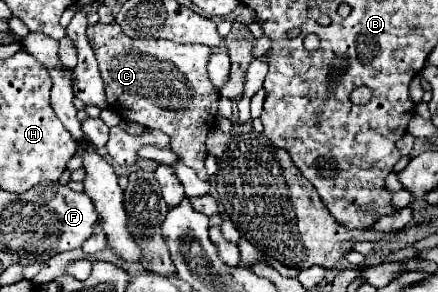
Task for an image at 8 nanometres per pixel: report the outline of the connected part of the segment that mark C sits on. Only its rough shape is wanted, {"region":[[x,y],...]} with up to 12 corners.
{"region":[[88,27],[108,107],[208,179],[208,45]]}

